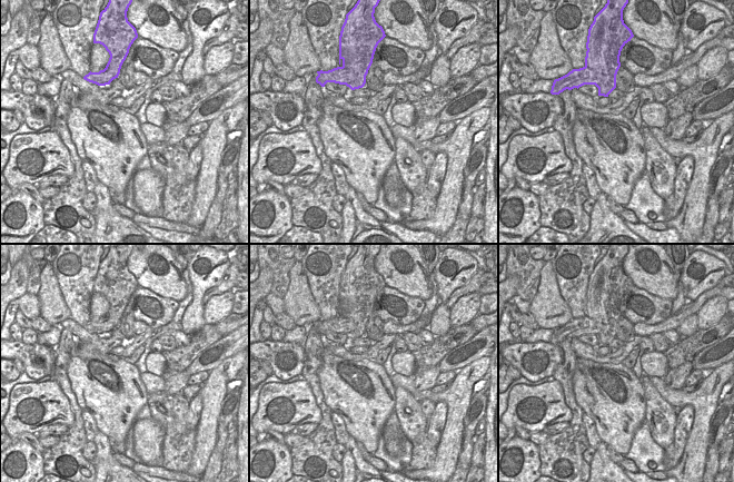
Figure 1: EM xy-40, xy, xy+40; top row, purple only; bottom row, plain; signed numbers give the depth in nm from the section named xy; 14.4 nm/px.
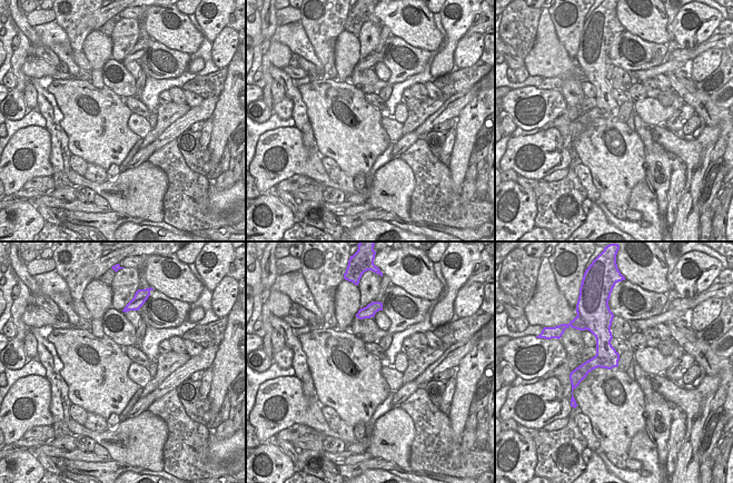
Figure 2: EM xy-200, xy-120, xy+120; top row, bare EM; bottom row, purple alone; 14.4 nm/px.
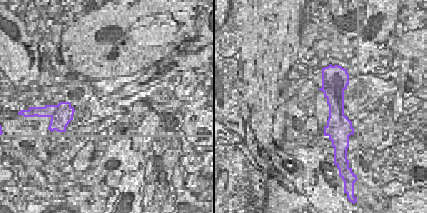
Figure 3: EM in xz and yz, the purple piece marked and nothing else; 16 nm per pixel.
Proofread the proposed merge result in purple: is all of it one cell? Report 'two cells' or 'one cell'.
two cells

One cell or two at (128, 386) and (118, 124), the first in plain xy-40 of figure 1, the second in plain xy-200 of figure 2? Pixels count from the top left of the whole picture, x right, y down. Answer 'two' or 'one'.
one

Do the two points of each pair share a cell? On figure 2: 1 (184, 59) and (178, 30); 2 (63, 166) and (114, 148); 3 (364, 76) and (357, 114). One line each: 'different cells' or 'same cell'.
1: different cells
2: different cells
3: different cells

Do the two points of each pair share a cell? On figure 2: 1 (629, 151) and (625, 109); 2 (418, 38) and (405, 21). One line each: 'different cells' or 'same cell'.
1: different cells
2: same cell

